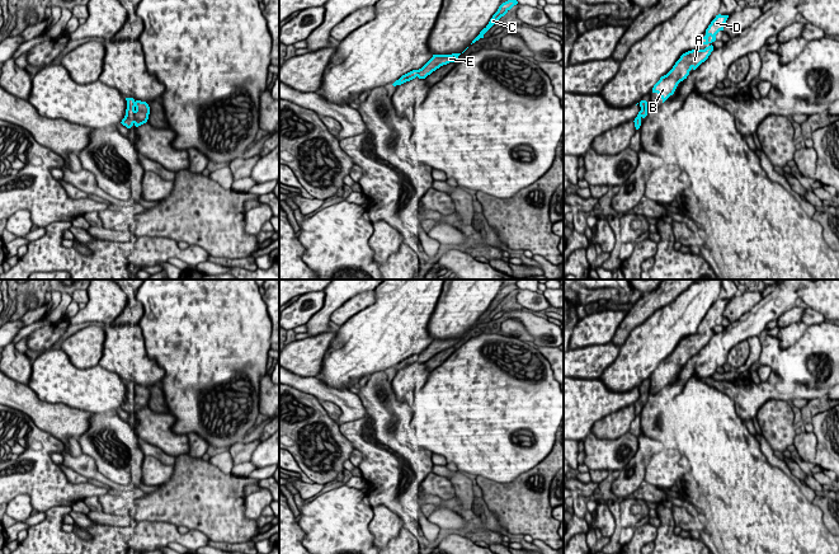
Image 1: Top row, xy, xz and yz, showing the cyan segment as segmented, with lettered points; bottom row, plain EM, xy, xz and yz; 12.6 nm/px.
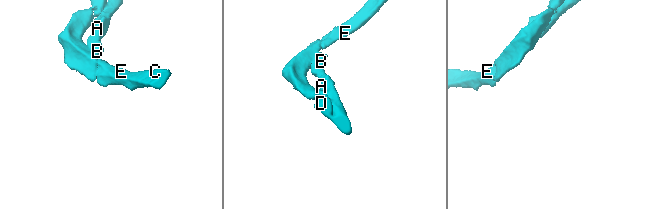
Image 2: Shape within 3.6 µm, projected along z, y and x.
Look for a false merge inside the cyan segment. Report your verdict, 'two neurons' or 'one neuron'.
one neuron

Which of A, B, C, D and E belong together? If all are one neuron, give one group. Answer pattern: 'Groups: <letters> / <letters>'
Groups: A B C D E

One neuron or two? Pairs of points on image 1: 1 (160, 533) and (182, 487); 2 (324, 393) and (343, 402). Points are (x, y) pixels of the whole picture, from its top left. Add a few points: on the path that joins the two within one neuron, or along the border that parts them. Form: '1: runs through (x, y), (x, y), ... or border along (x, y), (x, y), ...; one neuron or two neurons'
1: border along (138, 520), (168, 521), (177, 527); two neurons
2: runs through (329, 394), (338, 398); one neuron

